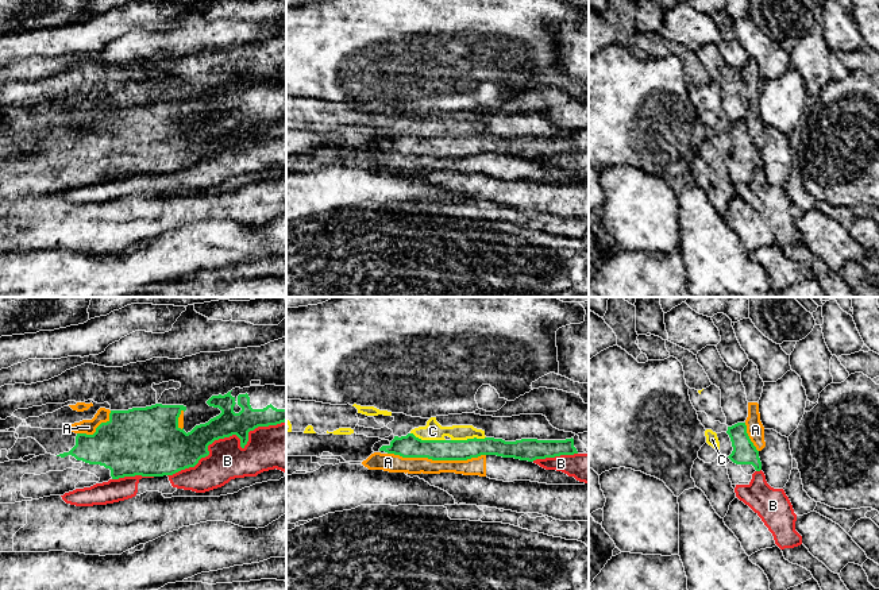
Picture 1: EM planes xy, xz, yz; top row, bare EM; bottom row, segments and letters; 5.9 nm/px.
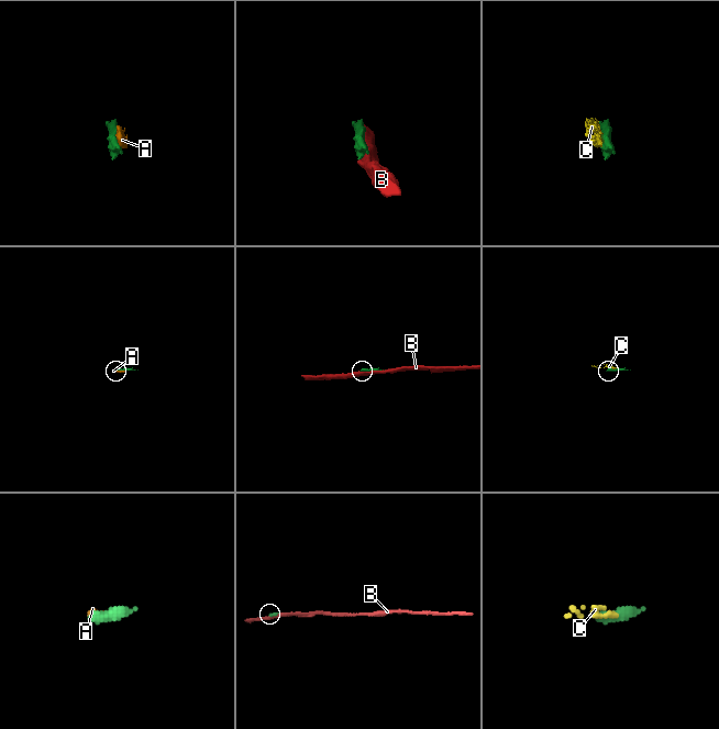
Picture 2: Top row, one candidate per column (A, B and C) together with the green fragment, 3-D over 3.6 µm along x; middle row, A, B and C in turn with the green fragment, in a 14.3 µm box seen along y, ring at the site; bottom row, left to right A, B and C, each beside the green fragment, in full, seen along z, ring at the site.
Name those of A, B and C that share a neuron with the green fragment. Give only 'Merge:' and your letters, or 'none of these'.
Merge: none of these

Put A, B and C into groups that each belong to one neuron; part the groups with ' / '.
A / B / C

